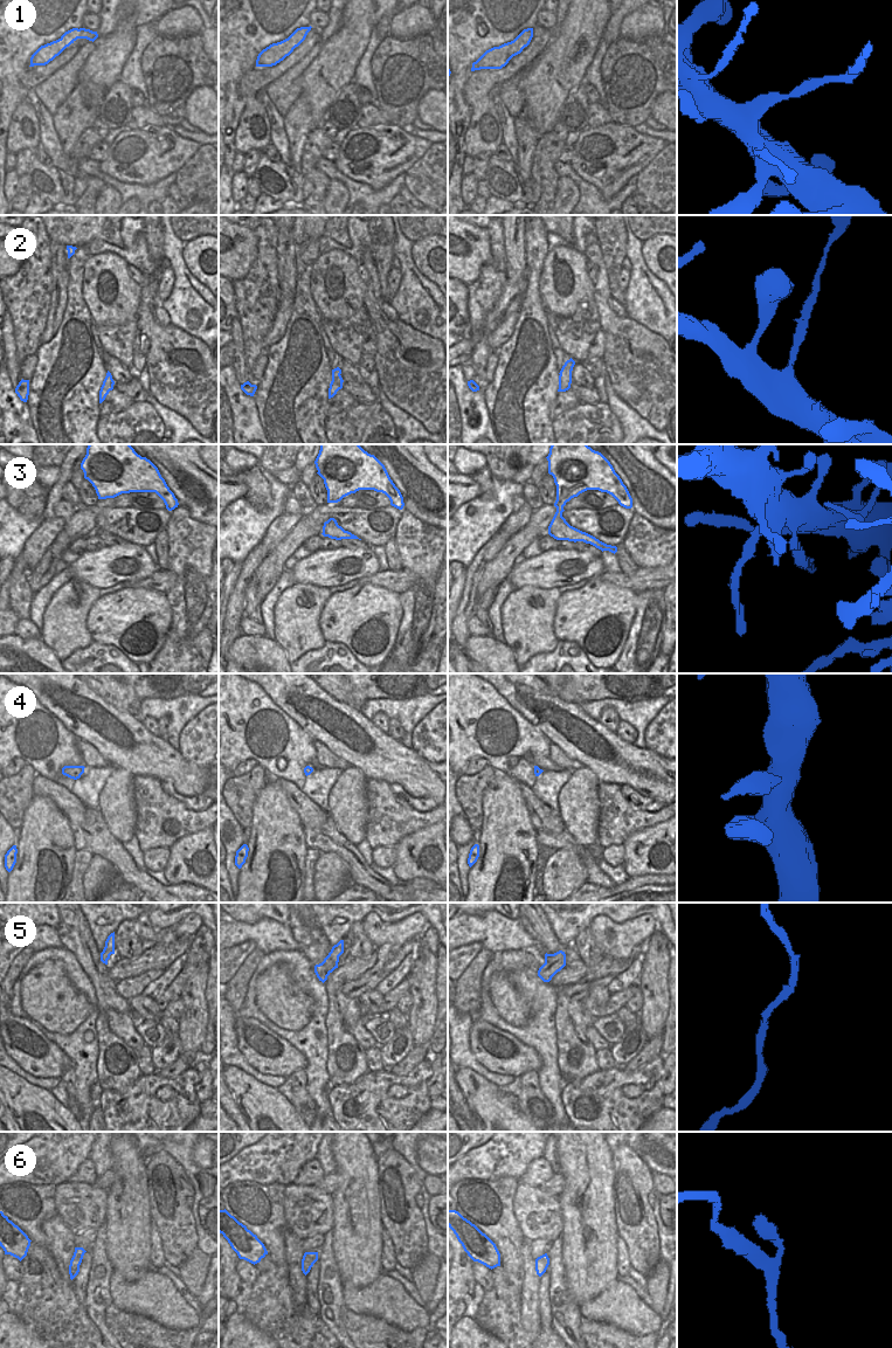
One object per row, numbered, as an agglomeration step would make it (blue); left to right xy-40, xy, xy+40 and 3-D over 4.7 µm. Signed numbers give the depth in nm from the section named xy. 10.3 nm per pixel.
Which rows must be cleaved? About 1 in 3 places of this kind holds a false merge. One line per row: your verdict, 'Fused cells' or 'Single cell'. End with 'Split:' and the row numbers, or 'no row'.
1: Fused cells
2: Fused cells
3: Fused cells
4: Single cell
5: Single cell
6: Single cell
Split: 1, 2, 3.

